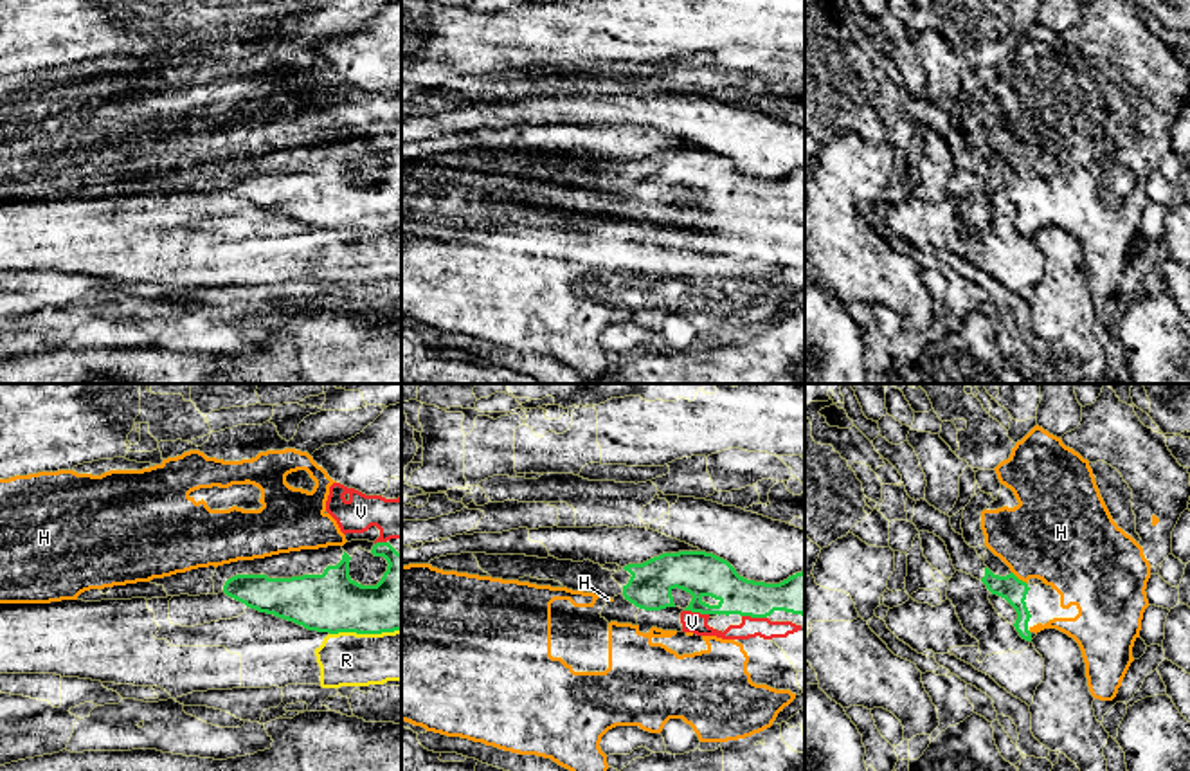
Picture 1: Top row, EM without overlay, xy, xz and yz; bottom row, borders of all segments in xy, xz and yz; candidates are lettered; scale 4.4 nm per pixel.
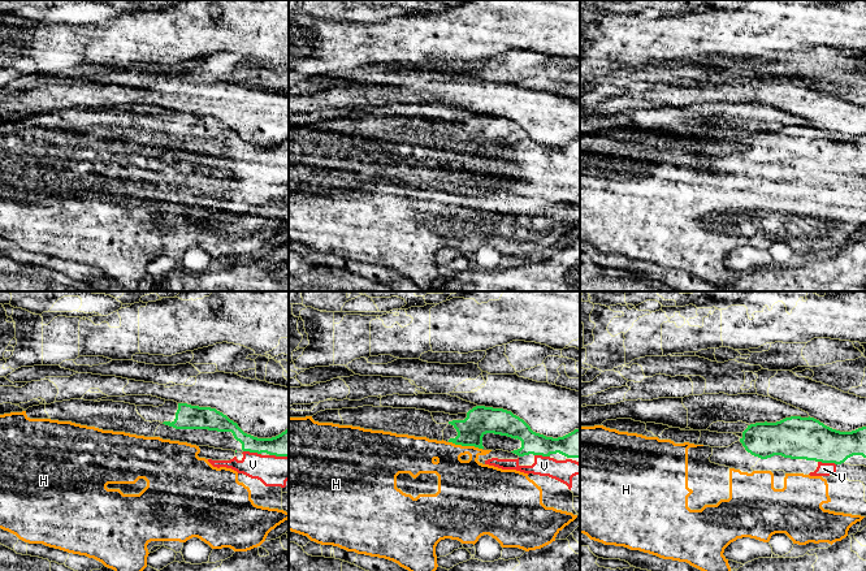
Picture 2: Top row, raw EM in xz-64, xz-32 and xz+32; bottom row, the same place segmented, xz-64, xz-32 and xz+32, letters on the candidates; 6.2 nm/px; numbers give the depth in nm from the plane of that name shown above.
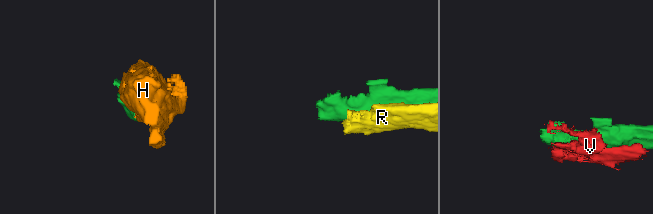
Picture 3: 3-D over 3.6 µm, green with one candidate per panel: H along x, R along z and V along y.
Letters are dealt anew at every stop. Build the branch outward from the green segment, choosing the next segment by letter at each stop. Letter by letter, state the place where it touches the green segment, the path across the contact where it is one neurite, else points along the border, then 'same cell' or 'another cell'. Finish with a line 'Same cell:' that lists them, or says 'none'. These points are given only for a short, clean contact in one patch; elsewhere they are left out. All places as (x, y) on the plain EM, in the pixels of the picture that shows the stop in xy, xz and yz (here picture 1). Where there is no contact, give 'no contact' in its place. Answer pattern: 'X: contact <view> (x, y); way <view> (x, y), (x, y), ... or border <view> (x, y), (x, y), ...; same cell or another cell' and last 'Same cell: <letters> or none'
H: contact yz (1018, 175); same cell
R: contact xy (364, 229); another cell
V: contact xz (697, 208); another cell
Same cell: H

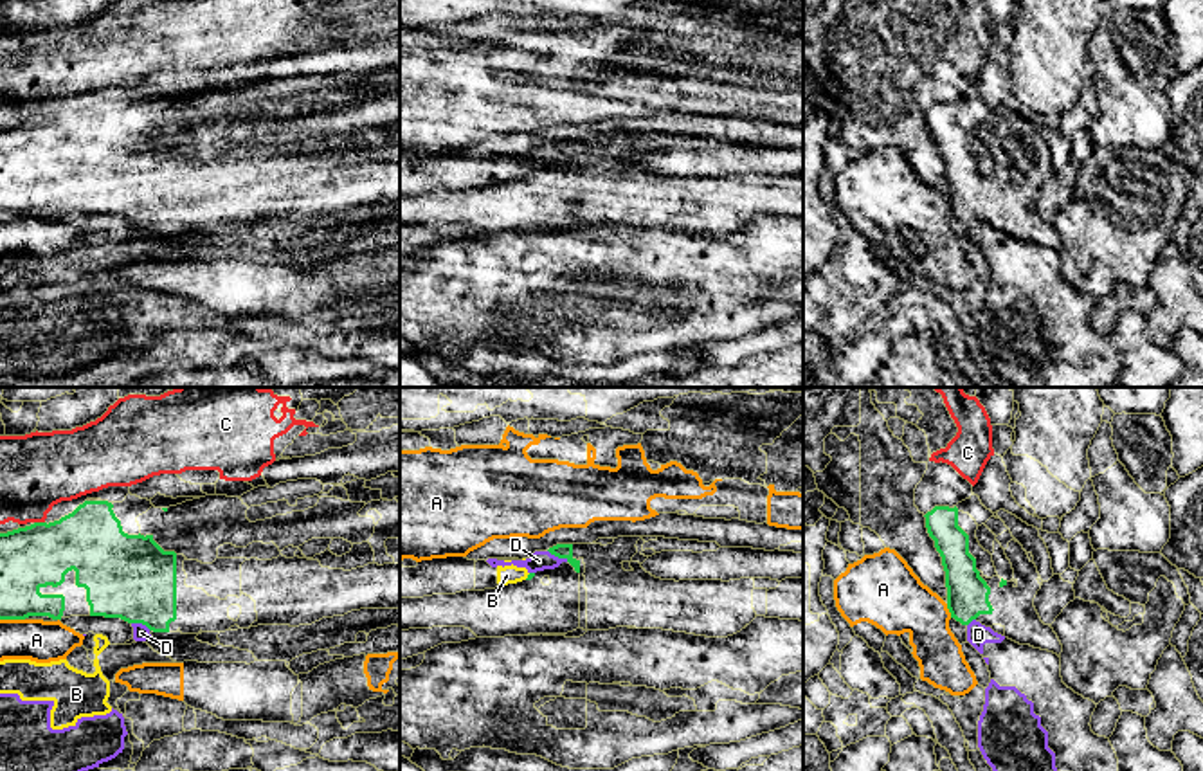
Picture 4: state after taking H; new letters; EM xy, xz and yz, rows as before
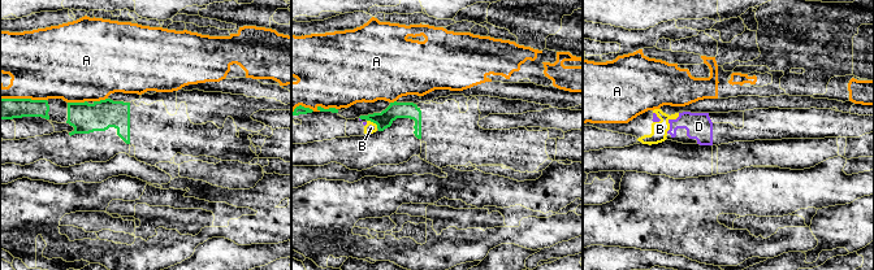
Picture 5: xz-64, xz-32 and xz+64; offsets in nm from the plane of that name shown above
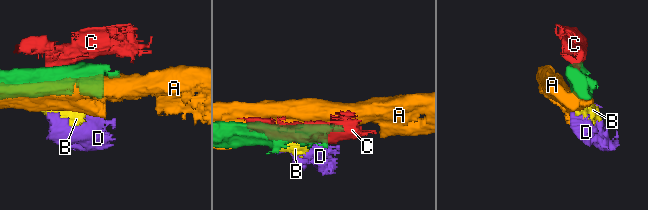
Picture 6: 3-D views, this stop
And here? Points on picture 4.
A: contact yz (949, 208); another cell
B: contact xz (528, 173); border xz (530, 170), (524, 175); another cell
C: contact xy (40, 119); border xy (35, 117), (44, 119); another cell
D: contact xz (559, 154); border xz (548, 146), (568, 157); another cell
Same cell: none

